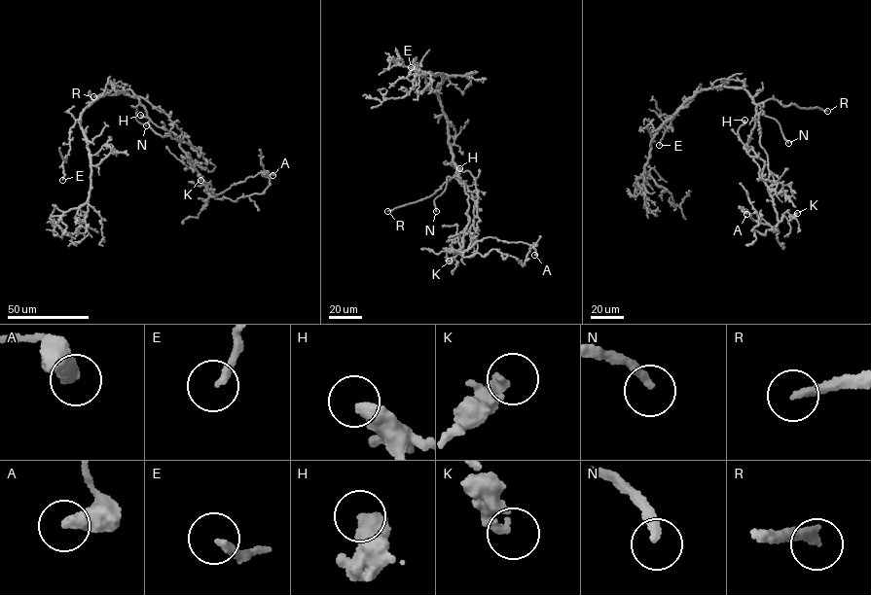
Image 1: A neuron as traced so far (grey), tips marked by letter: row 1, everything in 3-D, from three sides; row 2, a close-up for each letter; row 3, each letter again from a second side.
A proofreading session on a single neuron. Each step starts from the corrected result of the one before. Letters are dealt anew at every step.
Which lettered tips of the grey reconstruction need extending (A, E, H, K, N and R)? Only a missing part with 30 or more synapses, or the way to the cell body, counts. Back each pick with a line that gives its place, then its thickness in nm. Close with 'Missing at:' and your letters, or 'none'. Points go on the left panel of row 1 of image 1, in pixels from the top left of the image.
N: place (146, 125); calibre 240 nm
R: place (93, 96); calibre 240 nm
Missing at: N, R

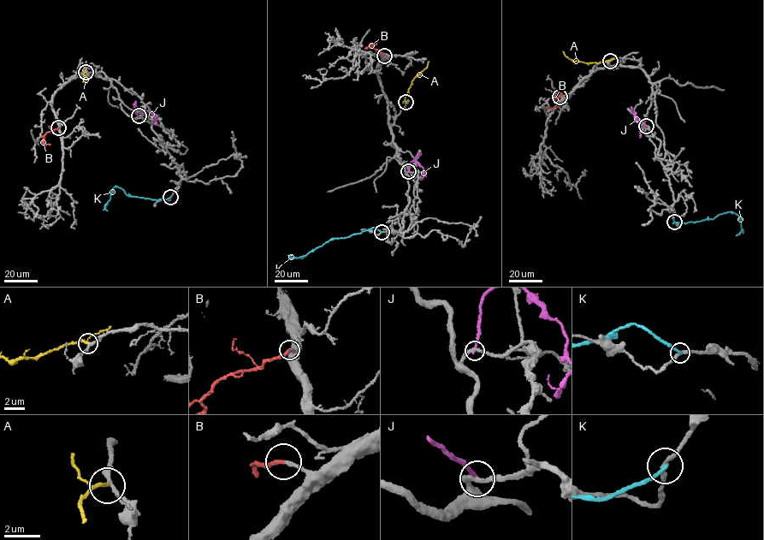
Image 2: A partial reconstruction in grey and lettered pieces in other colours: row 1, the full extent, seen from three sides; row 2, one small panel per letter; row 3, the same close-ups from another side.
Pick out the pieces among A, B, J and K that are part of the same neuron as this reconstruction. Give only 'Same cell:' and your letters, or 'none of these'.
Same cell: A, B

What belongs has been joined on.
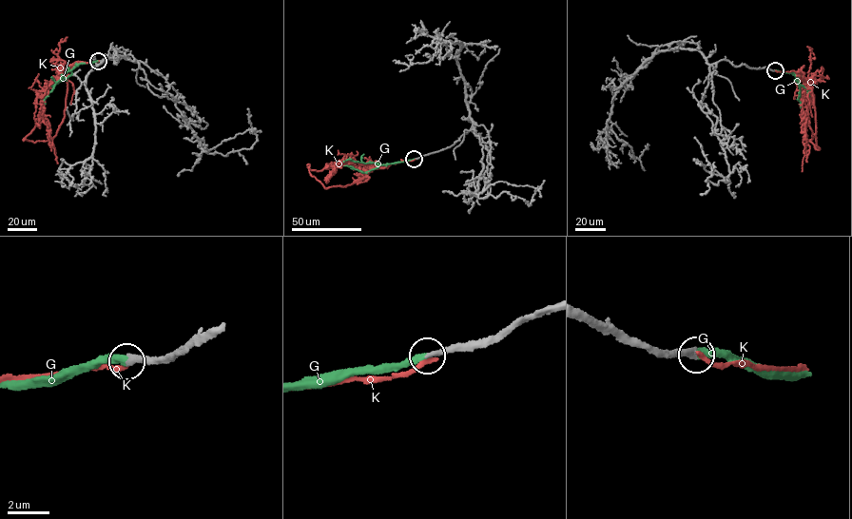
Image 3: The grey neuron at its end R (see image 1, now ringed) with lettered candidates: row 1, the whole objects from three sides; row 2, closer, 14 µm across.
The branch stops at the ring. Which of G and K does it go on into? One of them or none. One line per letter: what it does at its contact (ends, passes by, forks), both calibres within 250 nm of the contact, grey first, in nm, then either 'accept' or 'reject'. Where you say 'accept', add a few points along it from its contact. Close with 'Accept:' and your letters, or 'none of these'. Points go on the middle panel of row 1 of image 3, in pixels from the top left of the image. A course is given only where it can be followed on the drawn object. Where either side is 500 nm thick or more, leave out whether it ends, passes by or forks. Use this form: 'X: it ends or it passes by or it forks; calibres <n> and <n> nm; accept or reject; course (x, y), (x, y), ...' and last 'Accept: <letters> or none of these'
G: it ends; calibres 300 and 320 nm; accept; course (414, 159), (380, 164), (350, 159), (343, 162)
K: it ends; calibres 280 and 240 nm; reject
Accept: G

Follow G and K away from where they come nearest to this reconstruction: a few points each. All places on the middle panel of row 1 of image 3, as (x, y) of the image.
G: (414, 159), (380, 164), (350, 159), (343, 162)
K: (414, 159), (384, 167), (375, 164), (368, 168), (356, 161), (342, 162), (333, 169), (326, 182)

